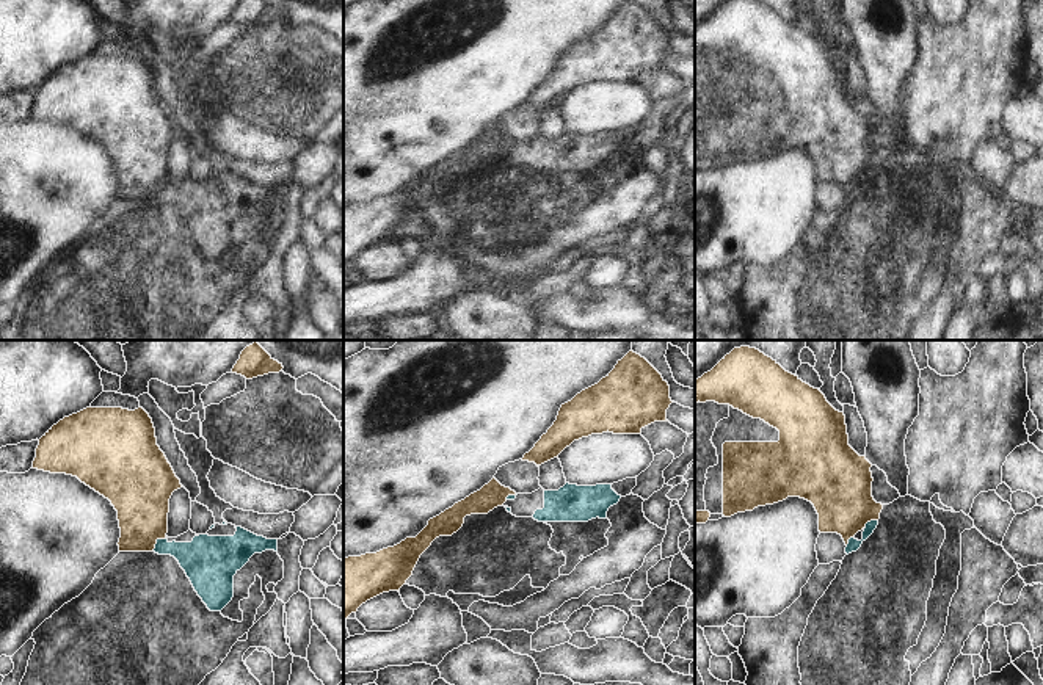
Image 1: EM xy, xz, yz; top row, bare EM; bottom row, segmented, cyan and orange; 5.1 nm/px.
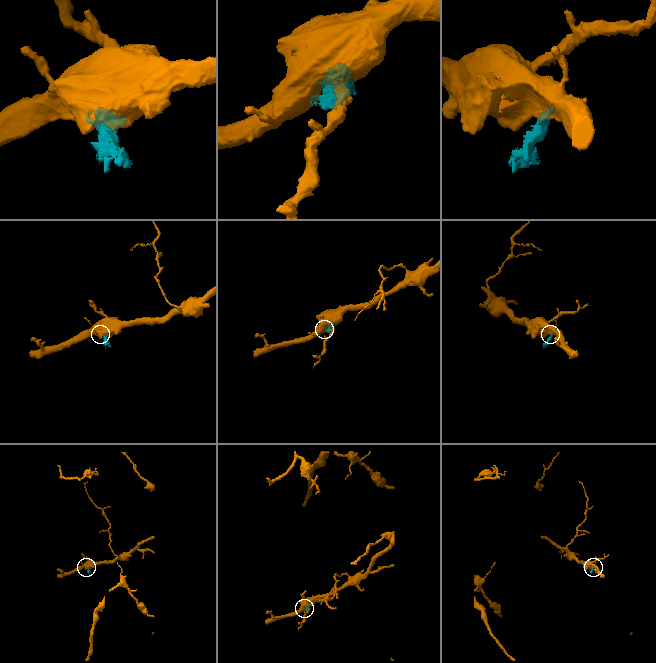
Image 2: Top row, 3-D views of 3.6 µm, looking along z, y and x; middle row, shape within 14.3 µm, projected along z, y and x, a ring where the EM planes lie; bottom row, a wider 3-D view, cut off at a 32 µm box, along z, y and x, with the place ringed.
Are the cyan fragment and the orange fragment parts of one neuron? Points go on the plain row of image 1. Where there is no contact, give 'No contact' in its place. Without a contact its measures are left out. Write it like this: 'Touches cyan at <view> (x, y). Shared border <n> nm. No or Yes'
Touches cyan at xy (157, 190). Shared border 100 nm. No

